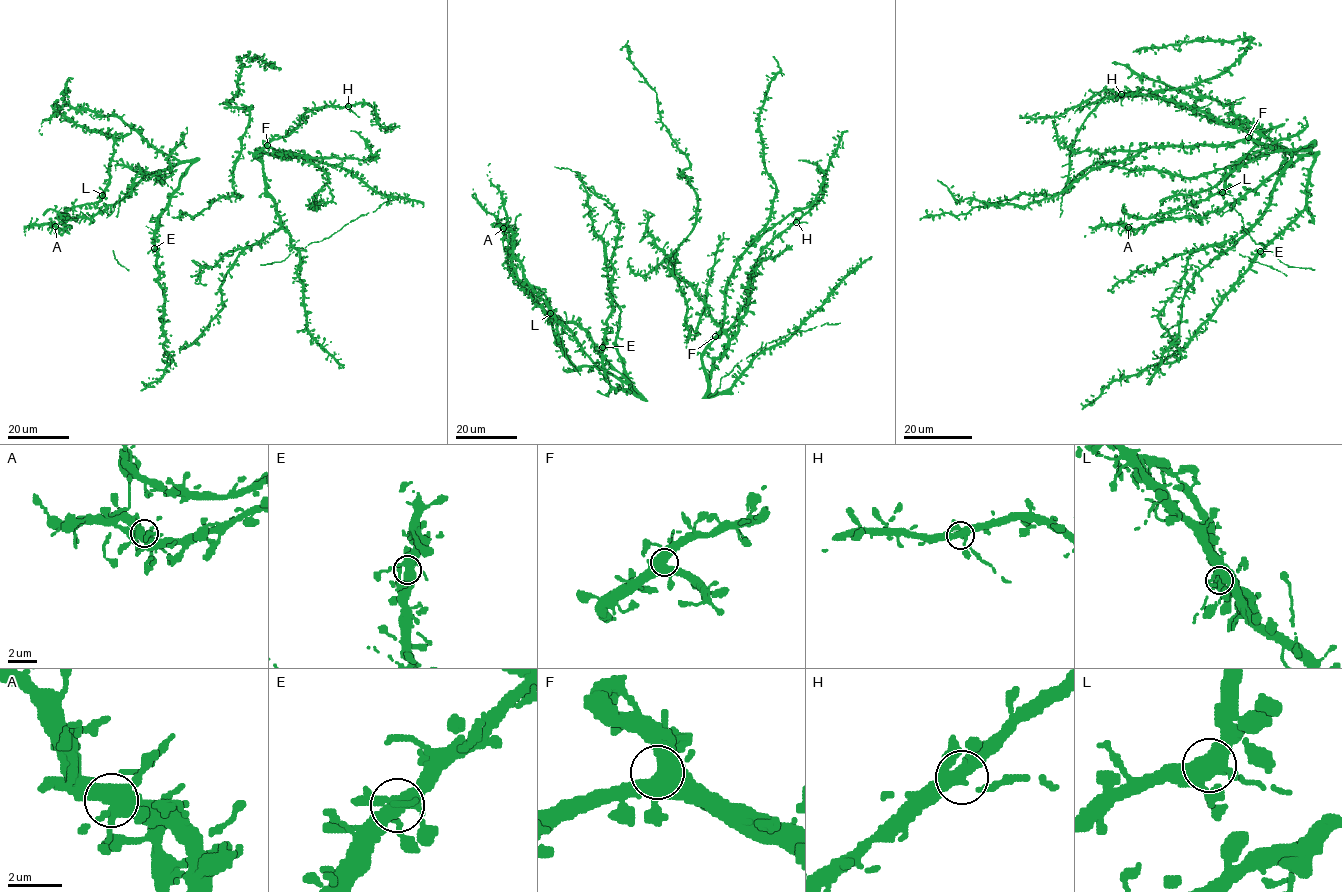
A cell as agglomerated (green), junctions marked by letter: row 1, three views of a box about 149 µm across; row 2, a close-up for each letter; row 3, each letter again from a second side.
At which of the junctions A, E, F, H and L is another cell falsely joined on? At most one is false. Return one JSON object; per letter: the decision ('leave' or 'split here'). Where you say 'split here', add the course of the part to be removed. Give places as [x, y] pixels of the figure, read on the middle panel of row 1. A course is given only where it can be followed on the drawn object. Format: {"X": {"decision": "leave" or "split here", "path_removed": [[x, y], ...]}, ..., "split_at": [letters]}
{"A": {"decision": "leave"}, "E": {"decision": "leave"}, "F": {"decision": "leave"}, "H": {"decision": "leave"}, "L": {"decision": "leave"}, "split_at": []}

